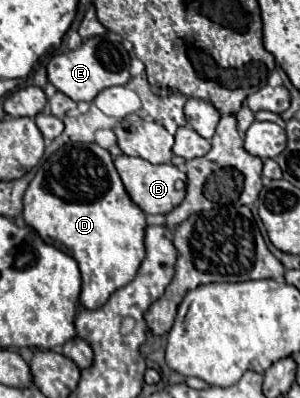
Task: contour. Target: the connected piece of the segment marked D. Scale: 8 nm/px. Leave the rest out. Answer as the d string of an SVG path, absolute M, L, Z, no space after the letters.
M71 143L55 151L35 173L23 195L23 219L33 227L39 237L71 255L83 275L83 287L79 303L83 309L99 309L107 299L127 285L139 271L141 261L145 259L145 213L131 201L121 183L119 173L113 167L113 159L107 149L97 147L97 143Z

